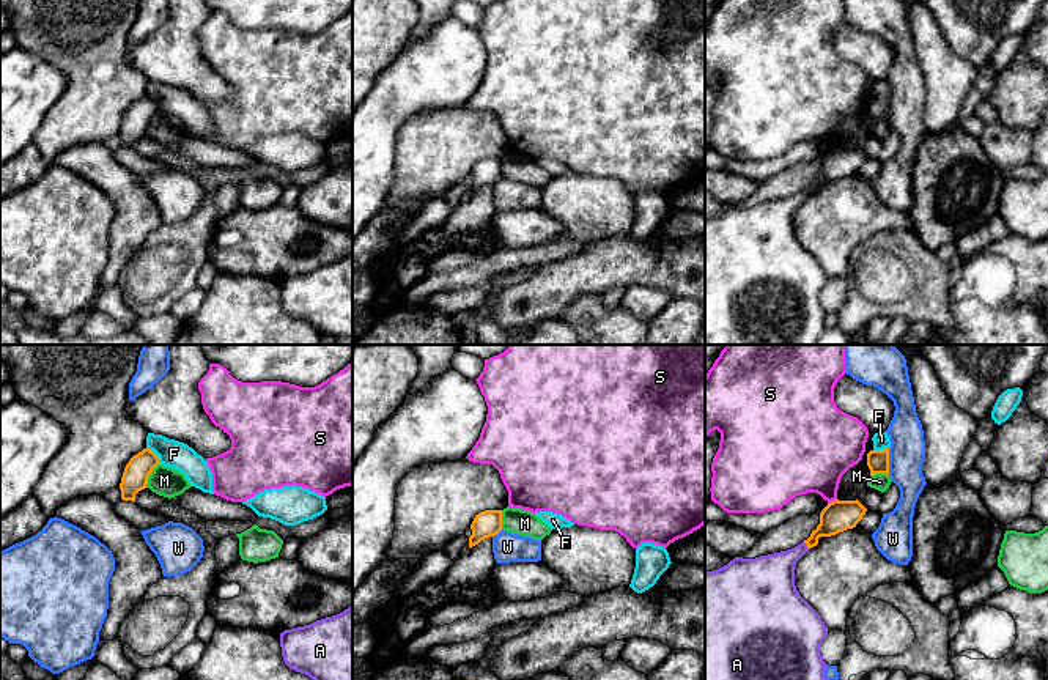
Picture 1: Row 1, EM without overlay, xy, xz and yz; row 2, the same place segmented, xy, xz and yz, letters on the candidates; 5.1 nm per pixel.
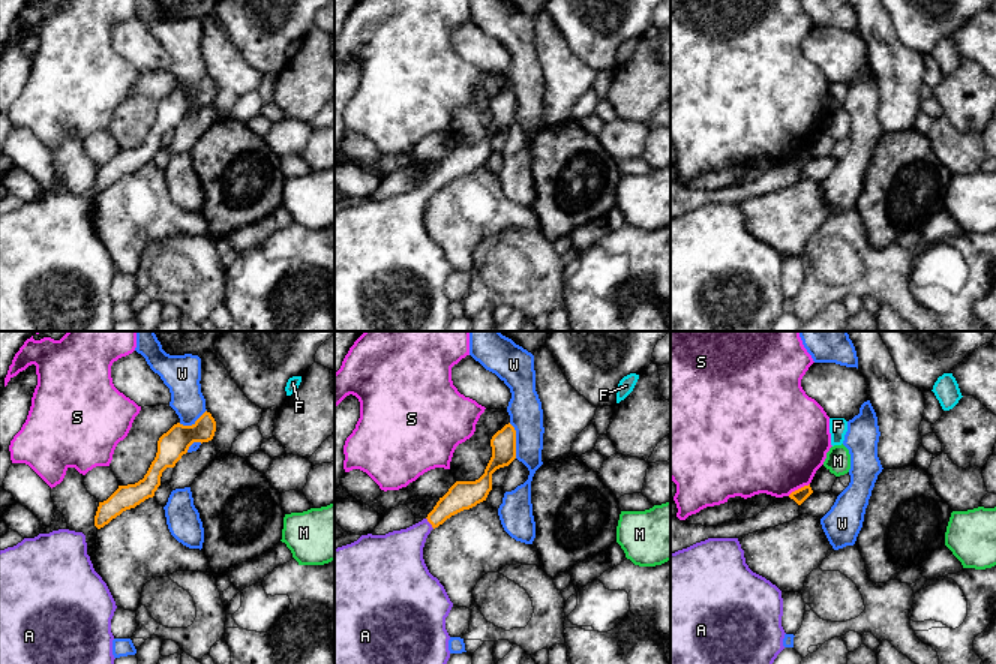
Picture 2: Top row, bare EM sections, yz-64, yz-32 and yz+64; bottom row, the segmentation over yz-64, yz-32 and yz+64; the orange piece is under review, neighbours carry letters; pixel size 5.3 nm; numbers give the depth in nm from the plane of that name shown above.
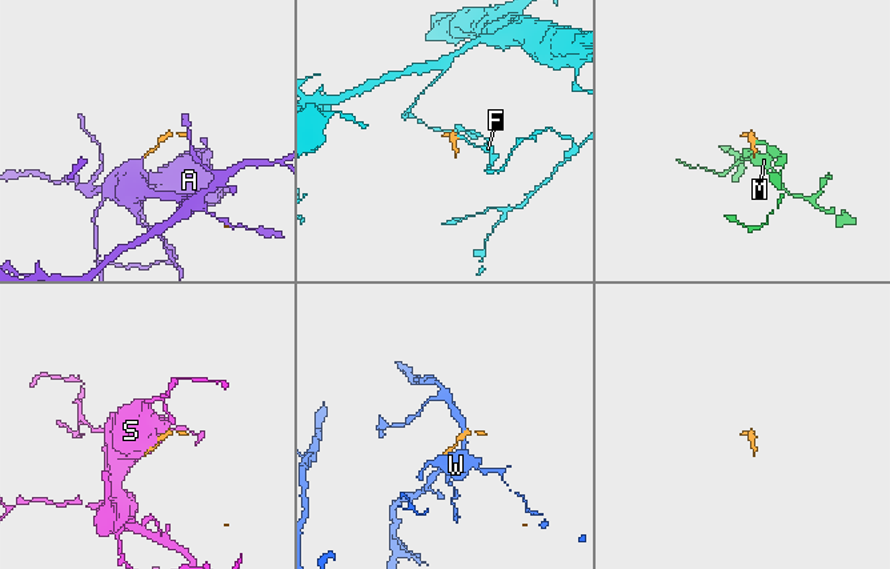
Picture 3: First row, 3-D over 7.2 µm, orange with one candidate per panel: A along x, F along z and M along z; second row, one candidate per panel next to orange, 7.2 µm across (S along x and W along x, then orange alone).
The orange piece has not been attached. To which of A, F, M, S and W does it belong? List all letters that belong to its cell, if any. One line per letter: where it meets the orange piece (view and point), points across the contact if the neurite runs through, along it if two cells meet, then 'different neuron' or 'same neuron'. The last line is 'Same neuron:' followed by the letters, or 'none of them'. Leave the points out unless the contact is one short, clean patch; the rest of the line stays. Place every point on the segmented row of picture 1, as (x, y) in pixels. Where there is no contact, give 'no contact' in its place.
A: meets orange in yz at (806, 543); different neuron
F: meets orange in xy at (156, 455); different neuron
M: meets orange in xy at (148, 476); border along xy (158, 463), (145, 487); different neuron
S: meets orange in yz at (833, 501); same neuron
W: meets orange in yz at (888, 461); border along yz (888, 449), (889, 474); different neuron
Same neuron: S

